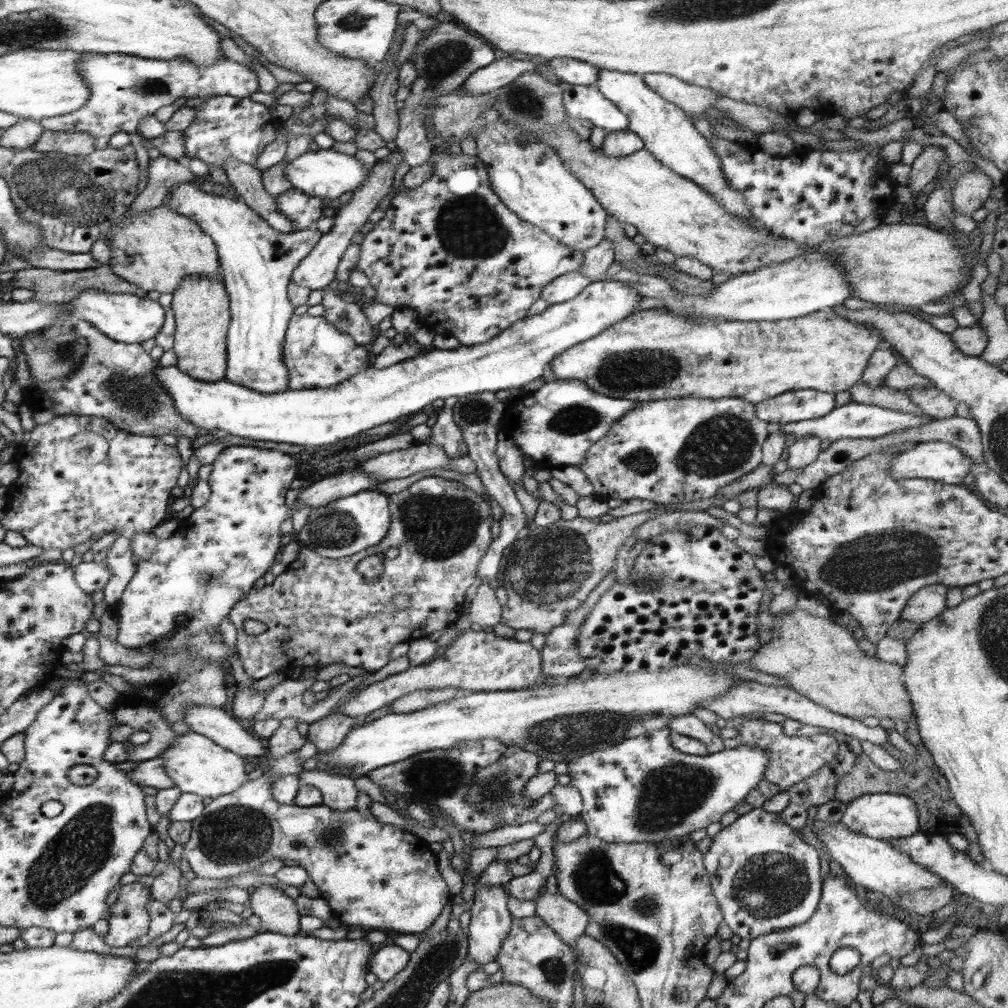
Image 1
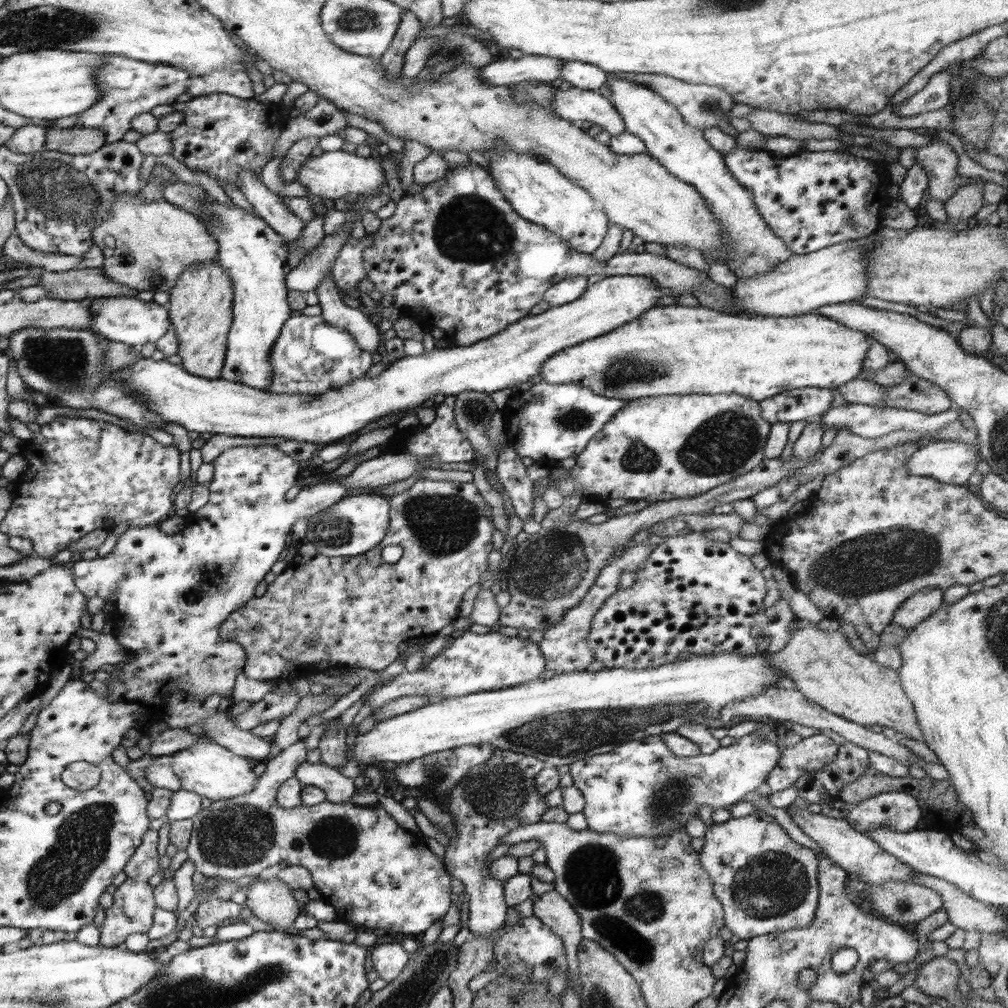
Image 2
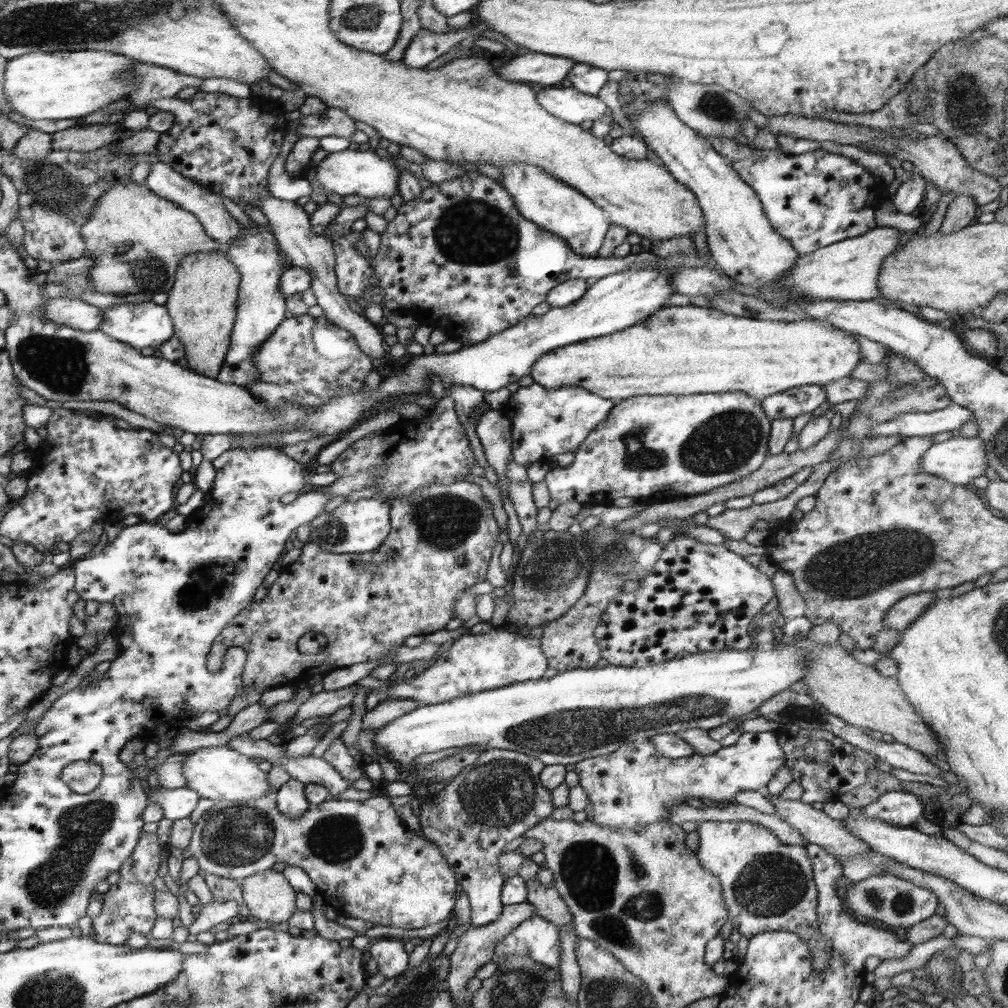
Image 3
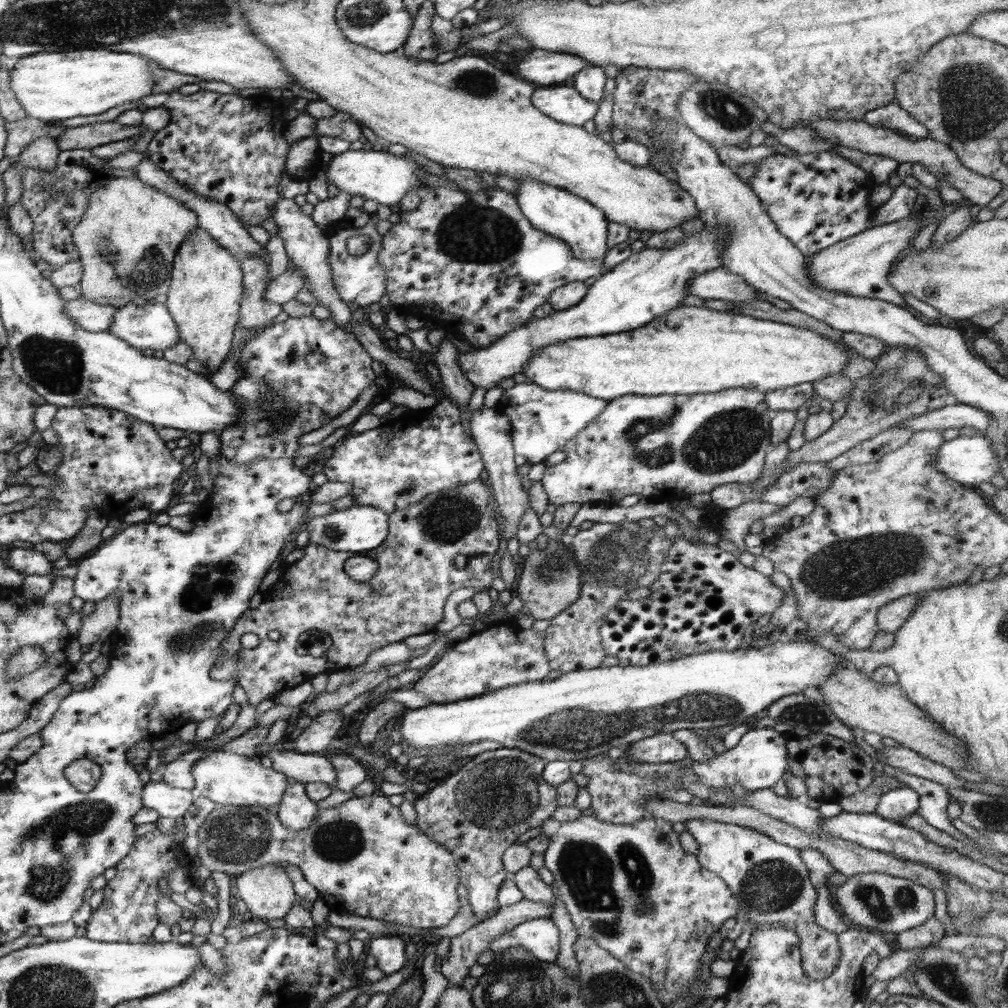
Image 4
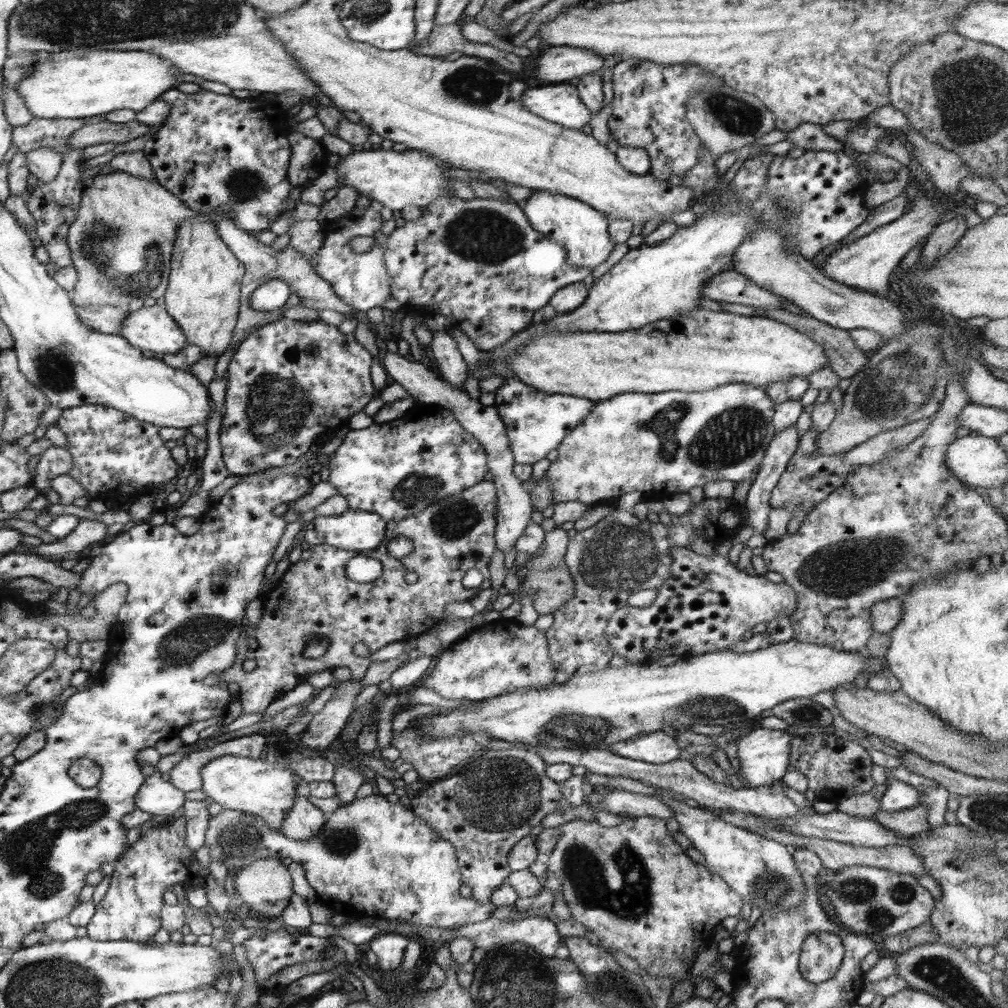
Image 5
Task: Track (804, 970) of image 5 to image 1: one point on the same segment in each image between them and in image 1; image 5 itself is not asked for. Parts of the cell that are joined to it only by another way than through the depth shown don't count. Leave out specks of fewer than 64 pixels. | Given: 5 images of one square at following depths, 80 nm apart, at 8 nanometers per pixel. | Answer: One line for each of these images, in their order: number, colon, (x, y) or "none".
1: (765, 878)
2: (767, 883)
3: (767, 885)
4: (771, 882)

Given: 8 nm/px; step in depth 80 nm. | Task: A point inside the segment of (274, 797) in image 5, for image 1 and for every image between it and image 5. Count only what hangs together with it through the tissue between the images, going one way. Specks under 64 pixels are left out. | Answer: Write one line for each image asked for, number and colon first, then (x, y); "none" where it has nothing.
1: (196, 764)
2: (212, 771)
3: (218, 773)
4: (226, 778)

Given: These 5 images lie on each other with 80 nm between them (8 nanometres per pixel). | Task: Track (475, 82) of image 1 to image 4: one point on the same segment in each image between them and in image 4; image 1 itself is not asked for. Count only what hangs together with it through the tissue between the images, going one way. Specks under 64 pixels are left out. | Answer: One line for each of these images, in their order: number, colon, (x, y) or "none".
2: (510, 71)
3: (542, 70)
4: (544, 67)

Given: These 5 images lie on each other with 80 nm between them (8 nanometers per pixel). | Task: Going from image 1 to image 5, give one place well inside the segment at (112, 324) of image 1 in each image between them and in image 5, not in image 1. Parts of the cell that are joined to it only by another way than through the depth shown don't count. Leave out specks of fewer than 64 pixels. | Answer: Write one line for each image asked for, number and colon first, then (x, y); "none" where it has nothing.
2: (128, 320)
3: (143, 325)
4: (145, 326)
5: (152, 328)

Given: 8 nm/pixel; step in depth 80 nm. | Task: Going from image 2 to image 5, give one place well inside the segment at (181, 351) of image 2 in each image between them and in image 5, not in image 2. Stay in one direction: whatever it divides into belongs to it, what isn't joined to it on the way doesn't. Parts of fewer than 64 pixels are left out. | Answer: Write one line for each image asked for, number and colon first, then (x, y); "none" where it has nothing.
3: (202, 304)
4: (204, 298)
5: (203, 296)

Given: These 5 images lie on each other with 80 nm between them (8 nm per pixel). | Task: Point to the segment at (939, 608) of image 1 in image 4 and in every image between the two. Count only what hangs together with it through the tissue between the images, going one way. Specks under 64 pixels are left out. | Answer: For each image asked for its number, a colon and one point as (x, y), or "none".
2: (918, 607)
3: (902, 613)
4: (890, 617)

